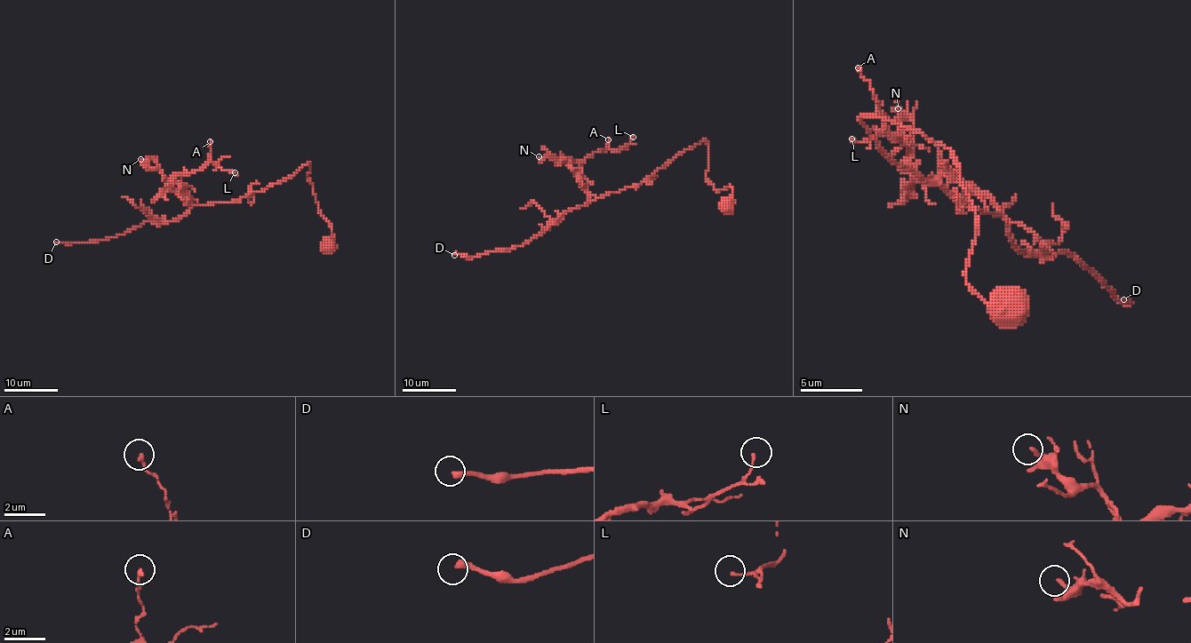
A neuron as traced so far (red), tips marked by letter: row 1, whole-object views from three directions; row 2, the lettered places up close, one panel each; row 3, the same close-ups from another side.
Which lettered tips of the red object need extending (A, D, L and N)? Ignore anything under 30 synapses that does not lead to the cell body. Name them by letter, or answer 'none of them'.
D

